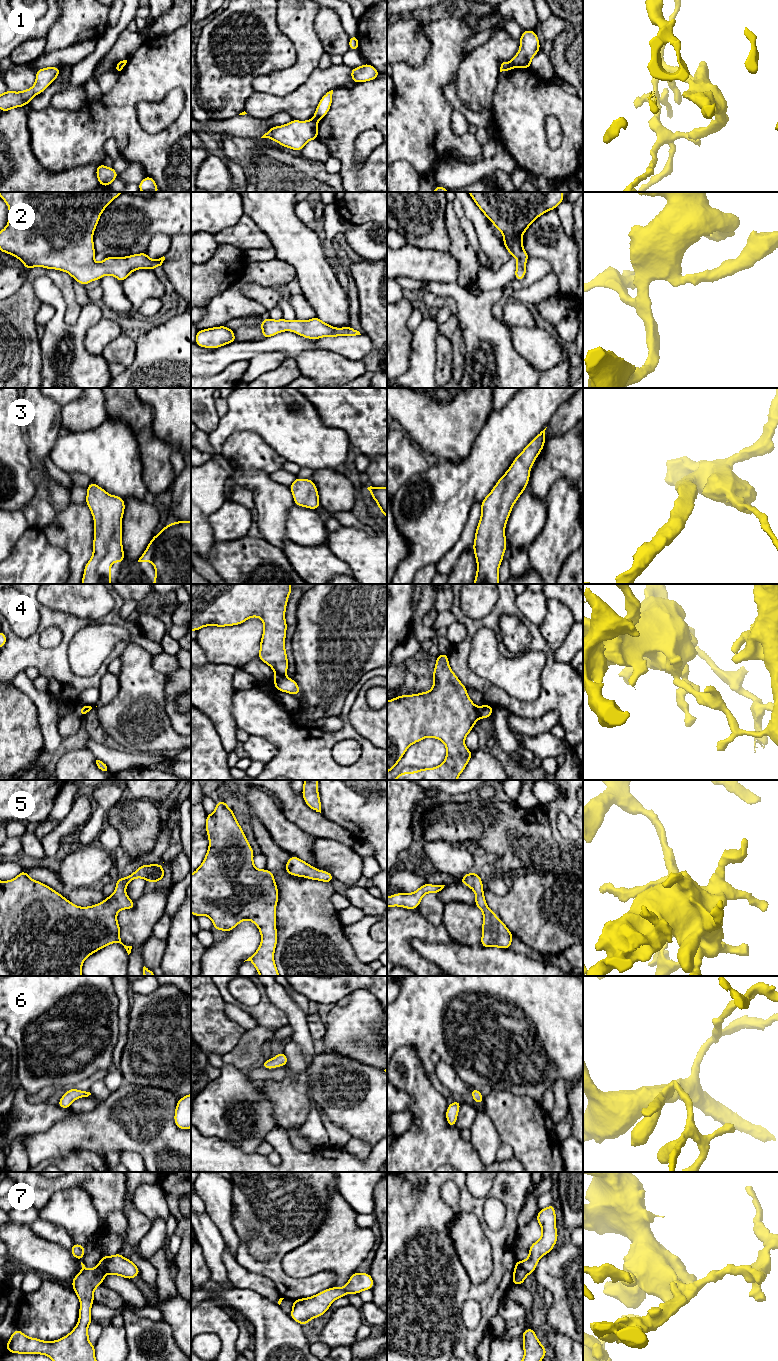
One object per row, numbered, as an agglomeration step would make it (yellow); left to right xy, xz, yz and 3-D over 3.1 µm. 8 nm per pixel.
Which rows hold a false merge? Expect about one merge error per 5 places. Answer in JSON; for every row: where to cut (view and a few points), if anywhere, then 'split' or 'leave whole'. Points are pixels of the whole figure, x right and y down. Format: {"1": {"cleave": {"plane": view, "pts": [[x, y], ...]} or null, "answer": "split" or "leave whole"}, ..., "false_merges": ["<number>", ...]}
{"1": {"cleave": {"plane": "yz", "pts": [[509, 62], [511, 67]]}, "answer": "split"}, "2": {"cleave": null, "answer": "leave whole"}, "3": {"cleave": null, "answer": "leave whole"}, "4": {"cleave": {"plane": "xz", "pts": [[284, 675], [276, 677]]}, "answer": "split"}, "5": {"cleave": null, "answer": "leave whole"}, "6": {"cleave": null, "answer": "leave whole"}, "7": {"cleave": {"plane": "yz", "pts": [[515, 1266], [518, 1266], [527, 1274]]}, "answer": "split"}, "false_merges": ["1", "4", "7"]}

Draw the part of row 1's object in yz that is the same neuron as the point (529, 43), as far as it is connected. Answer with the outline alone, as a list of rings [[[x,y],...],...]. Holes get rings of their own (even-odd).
[[[526,30],[522,32],[519,42],[520,49],[510,61],[511,68],[530,69],[531,60],[540,50],[539,39],[535,31]]]

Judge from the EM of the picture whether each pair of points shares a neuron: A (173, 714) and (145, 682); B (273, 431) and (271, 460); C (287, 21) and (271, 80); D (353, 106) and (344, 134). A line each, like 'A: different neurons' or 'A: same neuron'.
A: different neurons
B: different neurons
C: same neuron
D: same neuron

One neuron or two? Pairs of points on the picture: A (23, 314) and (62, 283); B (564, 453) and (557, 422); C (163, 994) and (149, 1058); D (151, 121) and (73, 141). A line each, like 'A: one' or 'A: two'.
A: one
B: two
C: one
D: two

